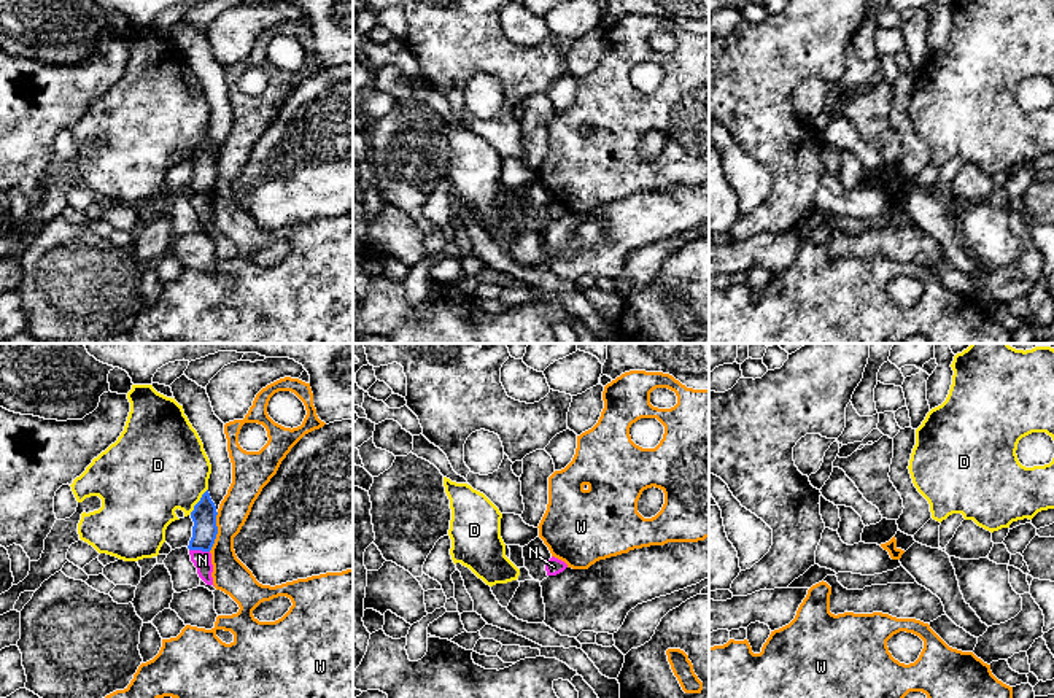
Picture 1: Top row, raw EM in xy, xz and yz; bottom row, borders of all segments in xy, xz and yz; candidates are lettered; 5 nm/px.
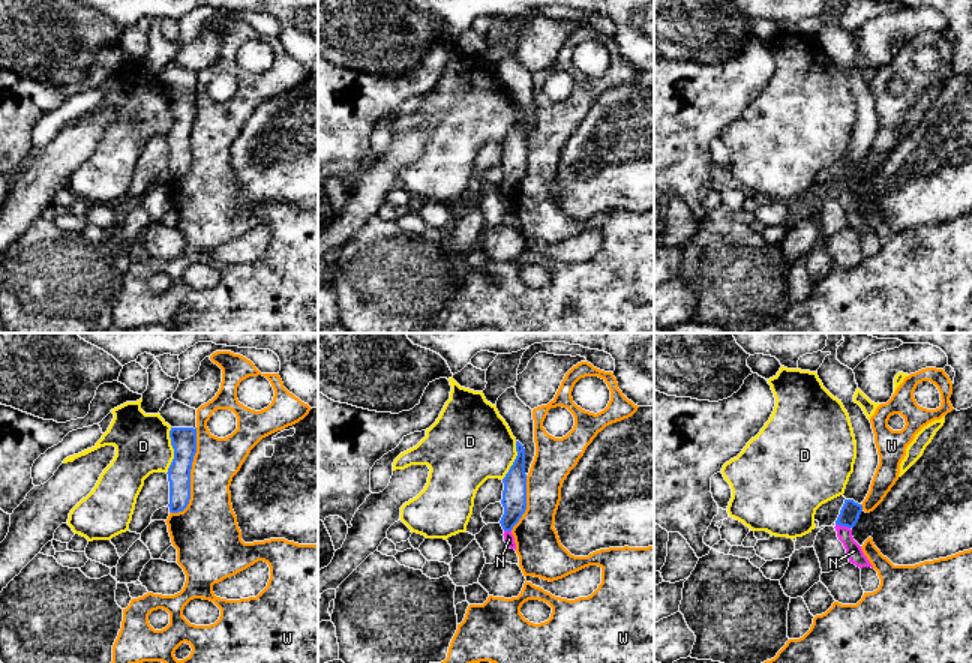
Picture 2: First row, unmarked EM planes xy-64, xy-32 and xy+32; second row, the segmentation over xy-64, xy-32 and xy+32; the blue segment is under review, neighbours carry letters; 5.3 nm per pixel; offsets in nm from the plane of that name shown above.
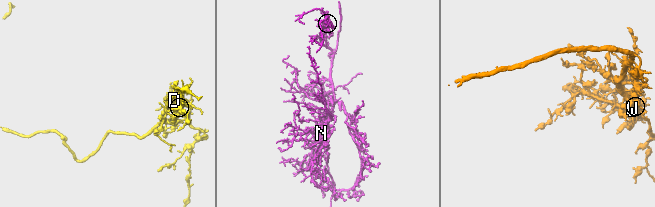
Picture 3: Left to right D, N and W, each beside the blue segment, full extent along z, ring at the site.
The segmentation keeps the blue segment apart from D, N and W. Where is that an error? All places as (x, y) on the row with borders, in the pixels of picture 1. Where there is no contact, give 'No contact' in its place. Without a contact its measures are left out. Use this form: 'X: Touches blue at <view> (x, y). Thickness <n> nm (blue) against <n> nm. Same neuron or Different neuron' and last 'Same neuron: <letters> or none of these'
D: Touches blue at xy (199, 501). Thickness 130 nm (blue) against 440 nm. Different neuron
N: Touches blue at xy (199, 549). Thickness 130 nm (blue) against 100 nm. Different neuron
W: Touches blue at xy (216, 531). Thickness 130 nm (blue) against 180 nm. Different neuron
Same neuron: none of these

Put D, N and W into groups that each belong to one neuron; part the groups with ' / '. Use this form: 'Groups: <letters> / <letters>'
Groups: D / N / W

